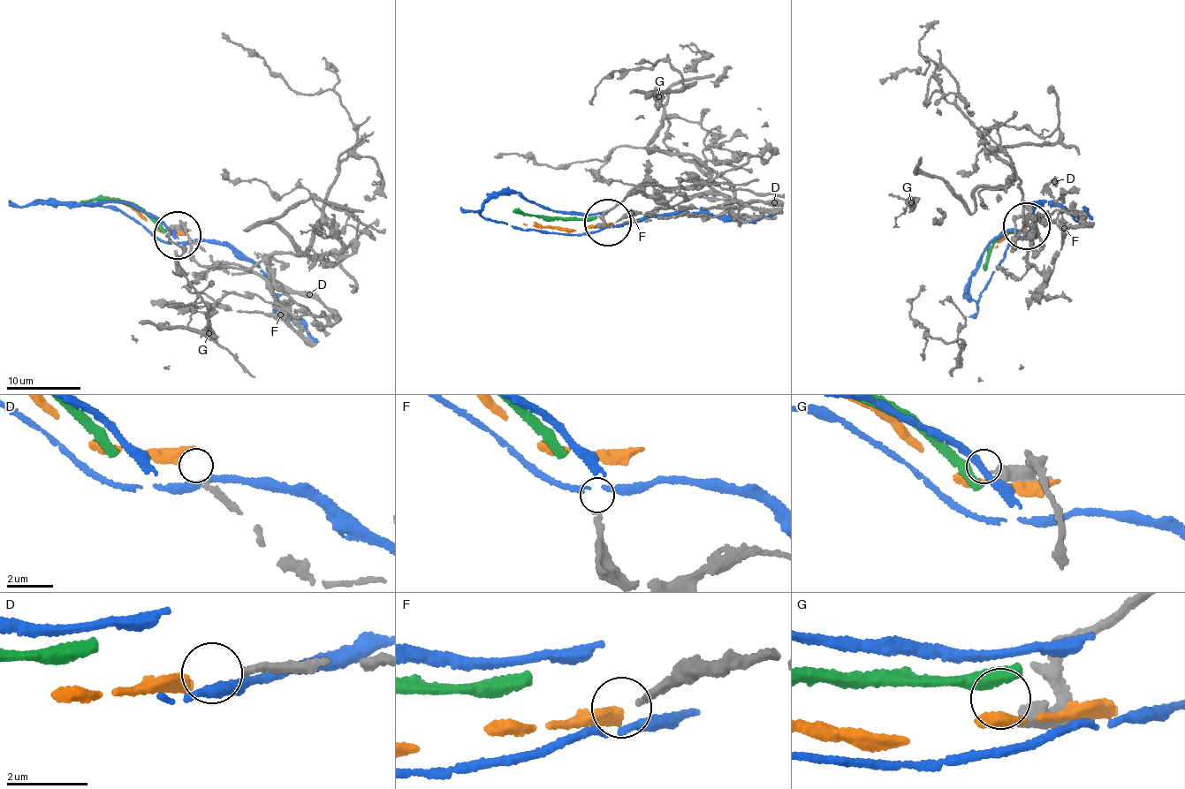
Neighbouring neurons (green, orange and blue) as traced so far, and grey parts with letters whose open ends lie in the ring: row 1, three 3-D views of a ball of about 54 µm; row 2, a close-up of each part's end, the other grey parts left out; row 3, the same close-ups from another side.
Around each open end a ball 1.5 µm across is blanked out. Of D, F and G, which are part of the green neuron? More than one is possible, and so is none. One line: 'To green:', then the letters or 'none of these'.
To green: none of these

